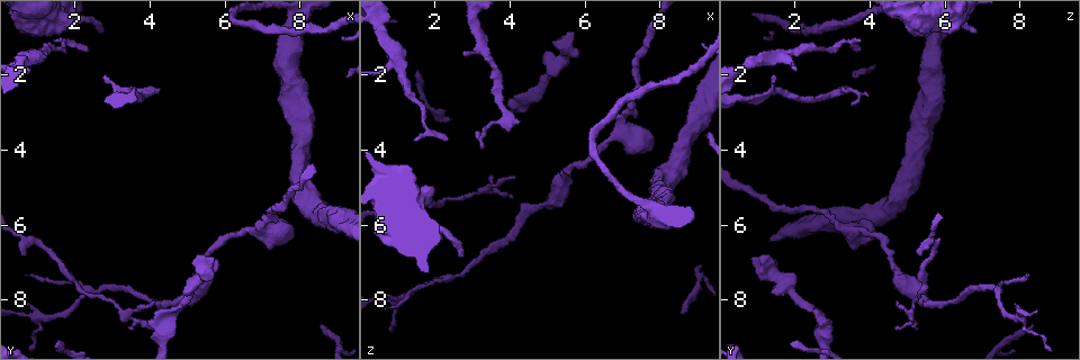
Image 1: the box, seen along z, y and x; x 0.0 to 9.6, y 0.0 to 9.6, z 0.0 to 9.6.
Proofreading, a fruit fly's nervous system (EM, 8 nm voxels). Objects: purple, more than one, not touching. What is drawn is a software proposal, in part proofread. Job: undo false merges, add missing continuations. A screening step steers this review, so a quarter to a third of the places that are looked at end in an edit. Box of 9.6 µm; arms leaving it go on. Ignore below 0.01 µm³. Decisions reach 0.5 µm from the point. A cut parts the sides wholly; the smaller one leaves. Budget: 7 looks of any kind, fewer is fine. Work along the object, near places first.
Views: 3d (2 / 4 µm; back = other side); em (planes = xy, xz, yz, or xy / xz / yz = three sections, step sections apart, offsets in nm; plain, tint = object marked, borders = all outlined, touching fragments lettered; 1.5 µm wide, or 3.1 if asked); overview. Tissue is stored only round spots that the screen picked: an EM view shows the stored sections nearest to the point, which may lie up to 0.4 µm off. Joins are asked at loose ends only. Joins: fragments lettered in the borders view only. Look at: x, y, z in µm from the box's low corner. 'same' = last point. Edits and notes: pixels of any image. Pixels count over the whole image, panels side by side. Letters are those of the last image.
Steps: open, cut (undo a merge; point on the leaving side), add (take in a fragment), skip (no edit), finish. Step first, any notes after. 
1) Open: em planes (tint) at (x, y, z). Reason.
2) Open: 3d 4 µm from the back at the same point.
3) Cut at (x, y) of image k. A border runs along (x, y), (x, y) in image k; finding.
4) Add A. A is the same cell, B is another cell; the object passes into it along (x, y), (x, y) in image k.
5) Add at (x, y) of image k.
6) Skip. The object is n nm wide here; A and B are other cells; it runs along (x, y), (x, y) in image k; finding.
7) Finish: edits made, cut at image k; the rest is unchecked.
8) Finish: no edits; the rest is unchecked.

Open: 3d 2 µm at (5.50, 7.20, 4.65). Calibre changes.

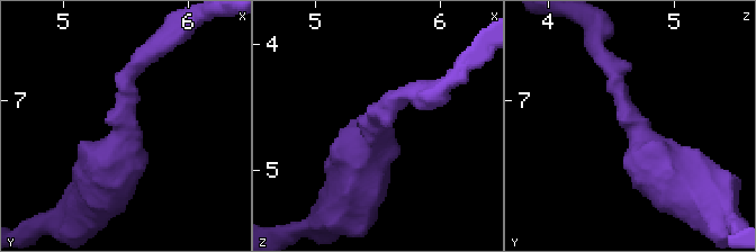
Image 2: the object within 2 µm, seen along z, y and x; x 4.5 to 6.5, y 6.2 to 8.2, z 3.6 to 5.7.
Open: em planes (plain) at (5.50, 7.18, 4.68). The arms are 170, 480 nm wide.

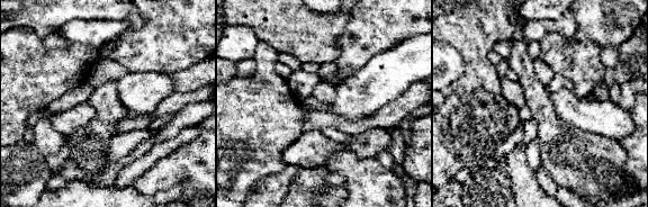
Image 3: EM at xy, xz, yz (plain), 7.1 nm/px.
Open: em planes (borders) at the same point. See the neighbours.

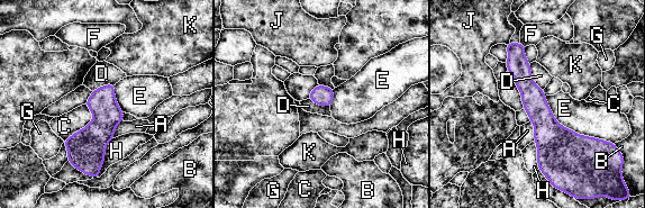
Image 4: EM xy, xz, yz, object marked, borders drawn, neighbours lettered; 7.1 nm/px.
Skip. The longest contact is with E, 550 nm; A, B, C, D, E, F, G, H, J and K are other cells; a border runs along (545, 96), (562, 125), (607, 141) in image 4; continuous, no second cell.

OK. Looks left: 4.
Open: em planes (borders) at (3.55, 8.70, 4.70). Thin end.

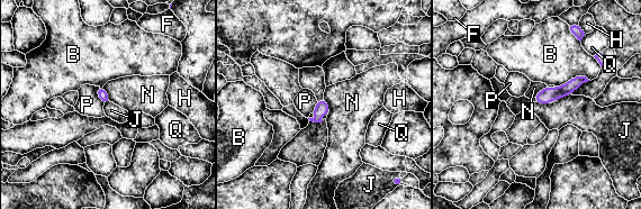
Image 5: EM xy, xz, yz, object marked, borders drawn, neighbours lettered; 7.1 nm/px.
Skip. B, F, H, J, N, P and Q are other cells; it runs along (583, 79), (562, 91), (538, 99) in image 5; no lettered fragment goes on from it.

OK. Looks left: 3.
Open: 3d 2 µm at (2.80, 0.85, 6.80).

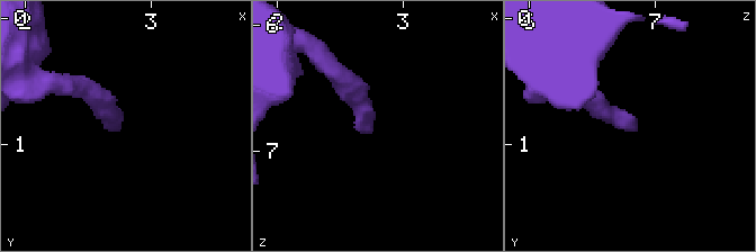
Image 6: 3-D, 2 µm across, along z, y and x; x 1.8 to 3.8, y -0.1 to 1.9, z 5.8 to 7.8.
Open: em yz step 4 (borders) at (2.74, 0.90, 6.84).

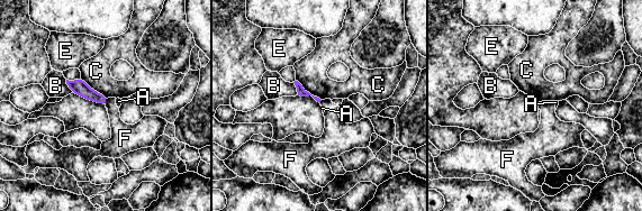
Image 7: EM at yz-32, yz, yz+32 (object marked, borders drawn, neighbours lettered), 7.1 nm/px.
Open: em planes (borders) at the same point.

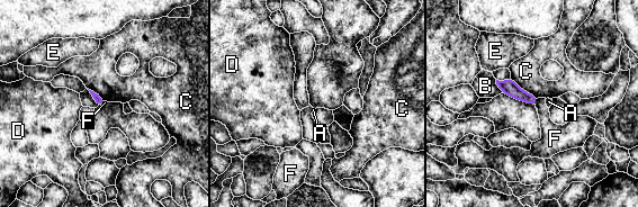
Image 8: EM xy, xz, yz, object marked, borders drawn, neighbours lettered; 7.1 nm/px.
Skip. A, B, C, D, E and F are other cells; a border runs along (538, 98), (535, 105) in image 8; no lettered fragment goes on from it.

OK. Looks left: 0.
Finish: no edits; the rest is unchecked.

